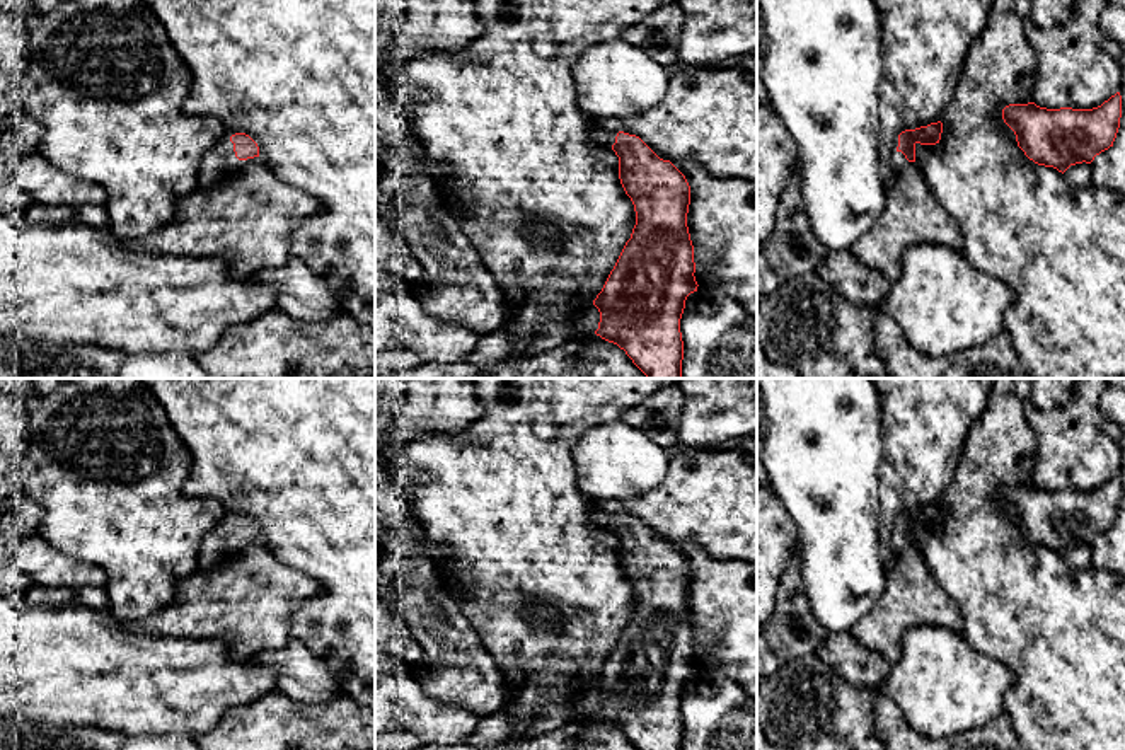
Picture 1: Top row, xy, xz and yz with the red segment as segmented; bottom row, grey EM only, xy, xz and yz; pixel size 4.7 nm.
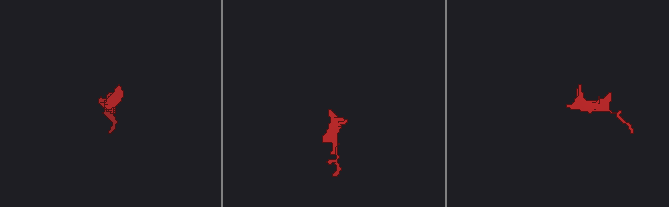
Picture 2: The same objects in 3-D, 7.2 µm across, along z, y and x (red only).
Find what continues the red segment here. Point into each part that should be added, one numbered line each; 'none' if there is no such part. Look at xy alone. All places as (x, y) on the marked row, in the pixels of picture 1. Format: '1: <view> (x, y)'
1: xy (219, 162)

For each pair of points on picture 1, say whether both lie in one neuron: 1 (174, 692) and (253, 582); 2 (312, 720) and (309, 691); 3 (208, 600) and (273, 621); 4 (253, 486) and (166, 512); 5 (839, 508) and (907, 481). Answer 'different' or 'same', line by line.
1: different
2: different
3: same
4: different
5: different

